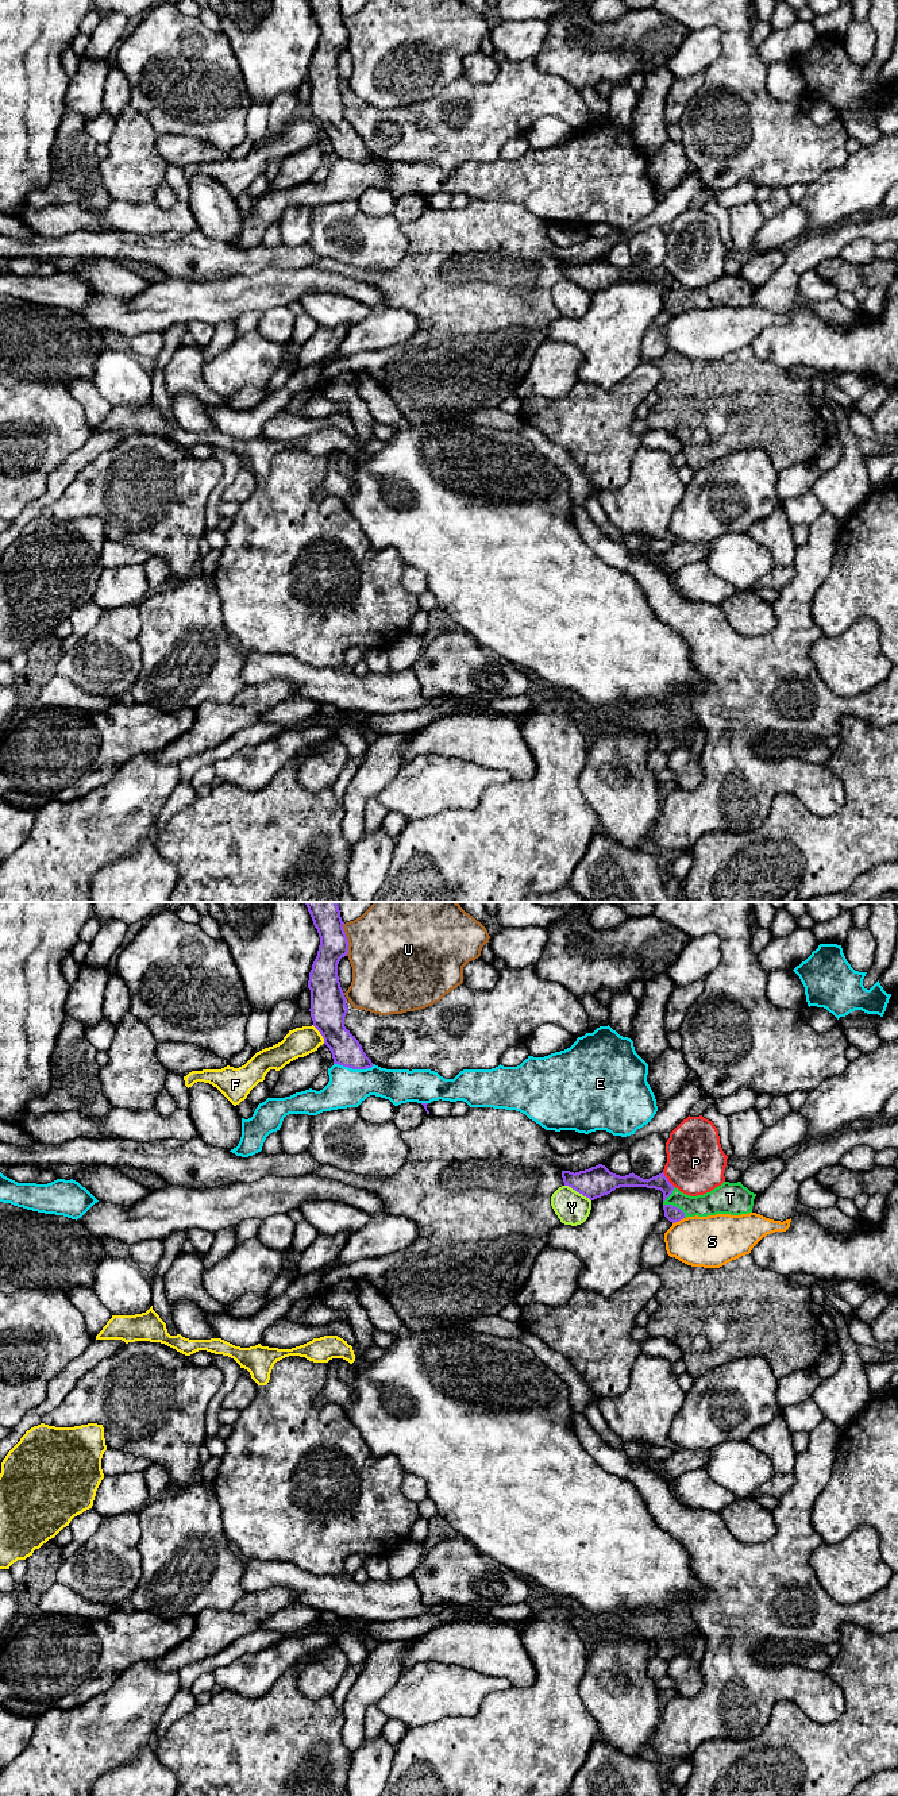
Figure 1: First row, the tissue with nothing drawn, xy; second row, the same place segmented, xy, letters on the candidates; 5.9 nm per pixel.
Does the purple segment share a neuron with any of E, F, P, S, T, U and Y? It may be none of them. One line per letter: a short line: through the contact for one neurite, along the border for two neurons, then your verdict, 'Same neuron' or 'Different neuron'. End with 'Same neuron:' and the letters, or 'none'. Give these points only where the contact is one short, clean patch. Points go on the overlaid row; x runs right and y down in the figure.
E: Different neuron
F: Line: xy (312, 1025), (324, 1043). Different neuron
P: Line: xy (662, 1172), (674, 1186). Different neuron
S: Line: xy (683, 1217), (673, 1224). Different neuron
T: Line: xy (674, 1214), (669, 1205), (710, 1203). Same neuron
U: Different neuron
Y: Line: xy (565, 1184), (590, 1201). Different neuron
Same neuron: T

